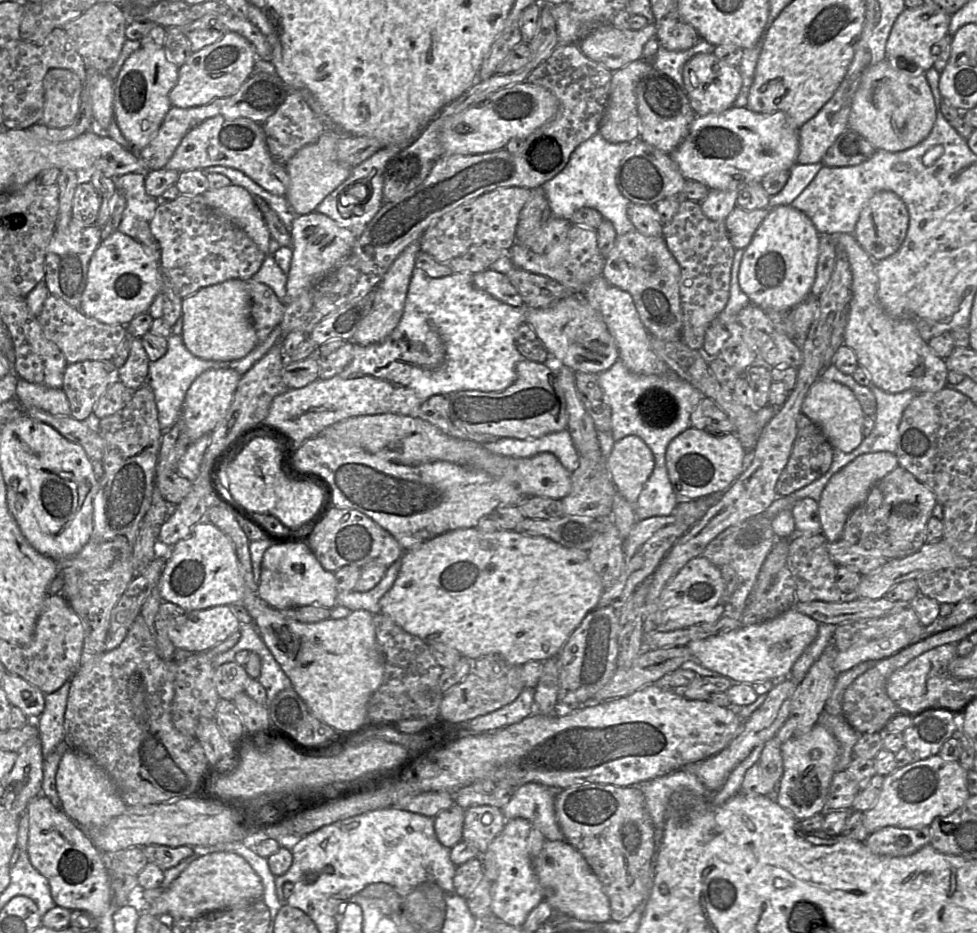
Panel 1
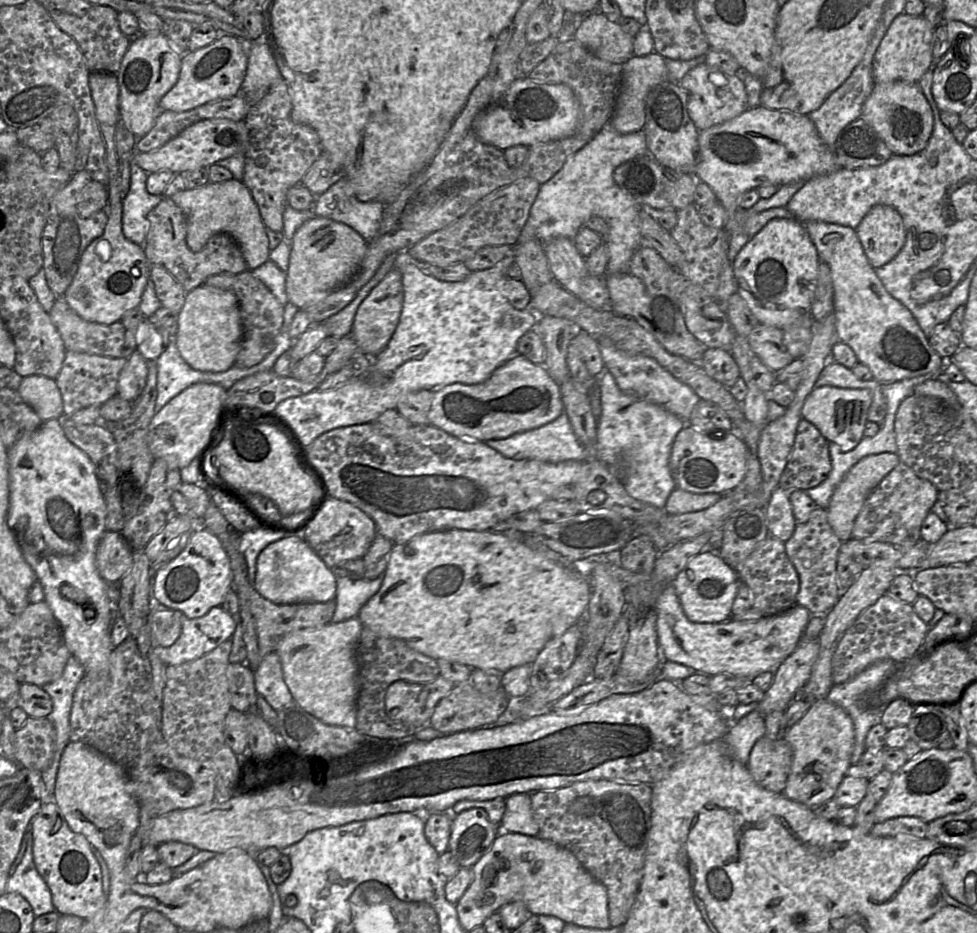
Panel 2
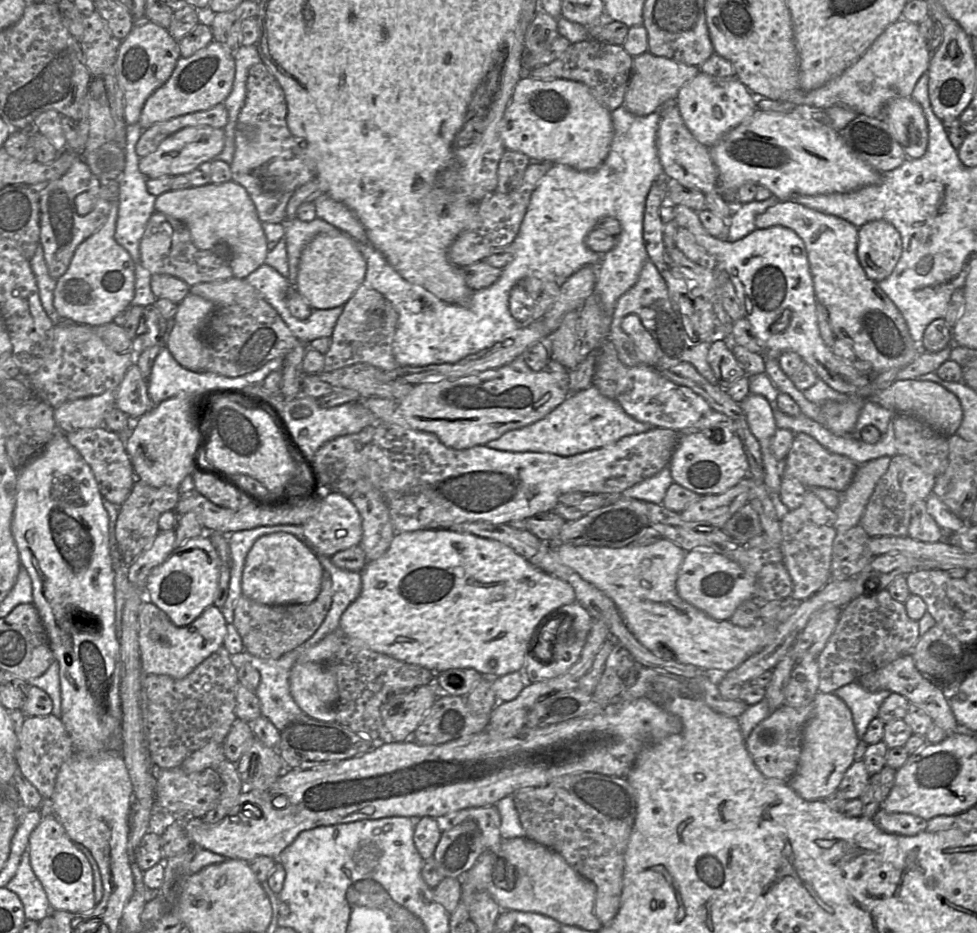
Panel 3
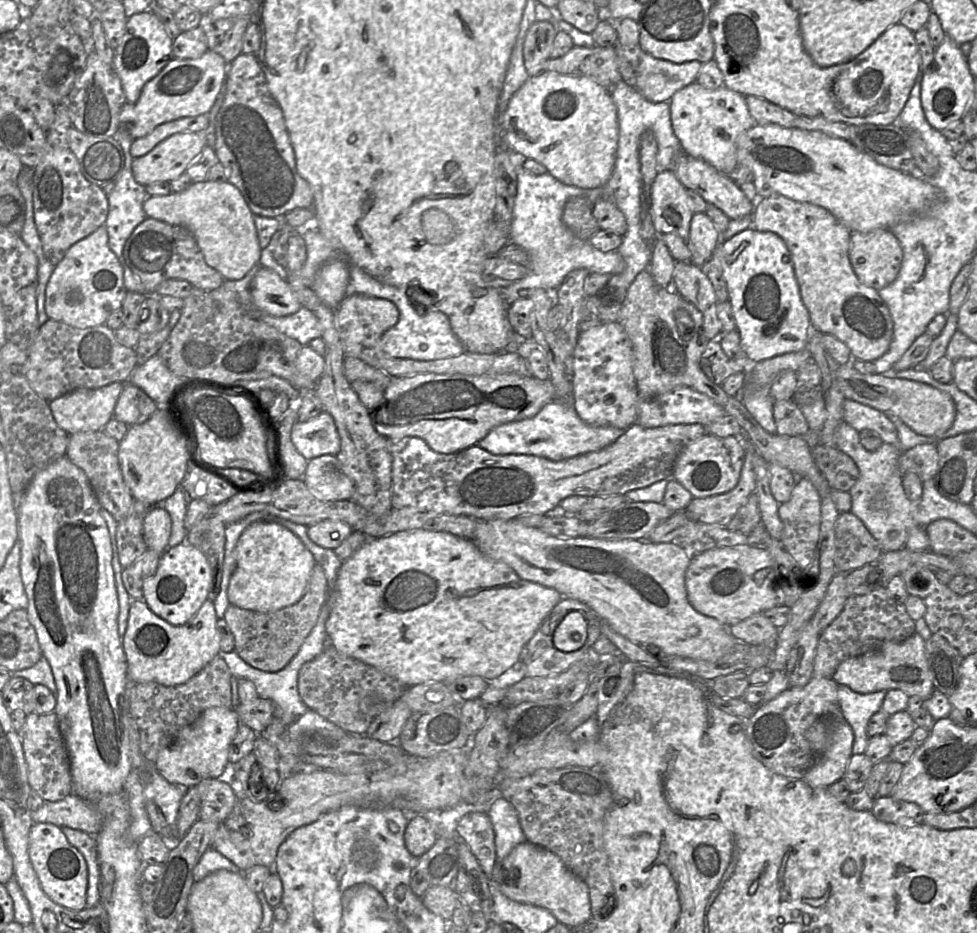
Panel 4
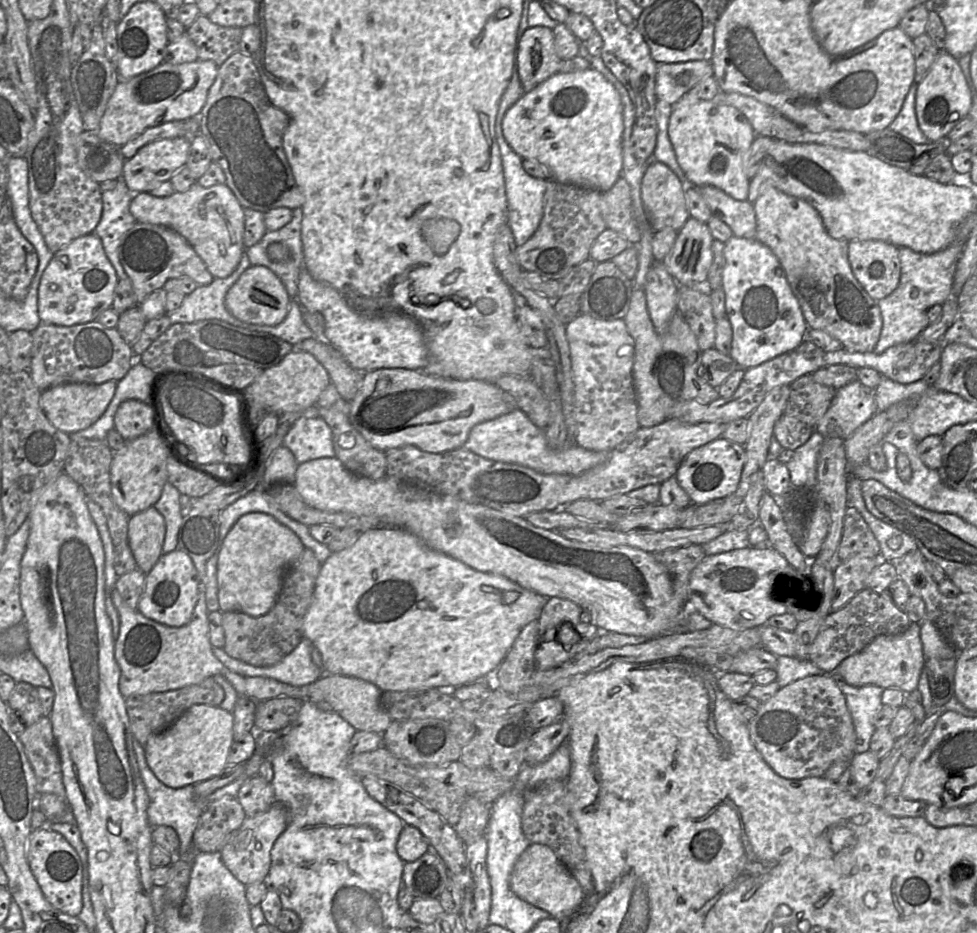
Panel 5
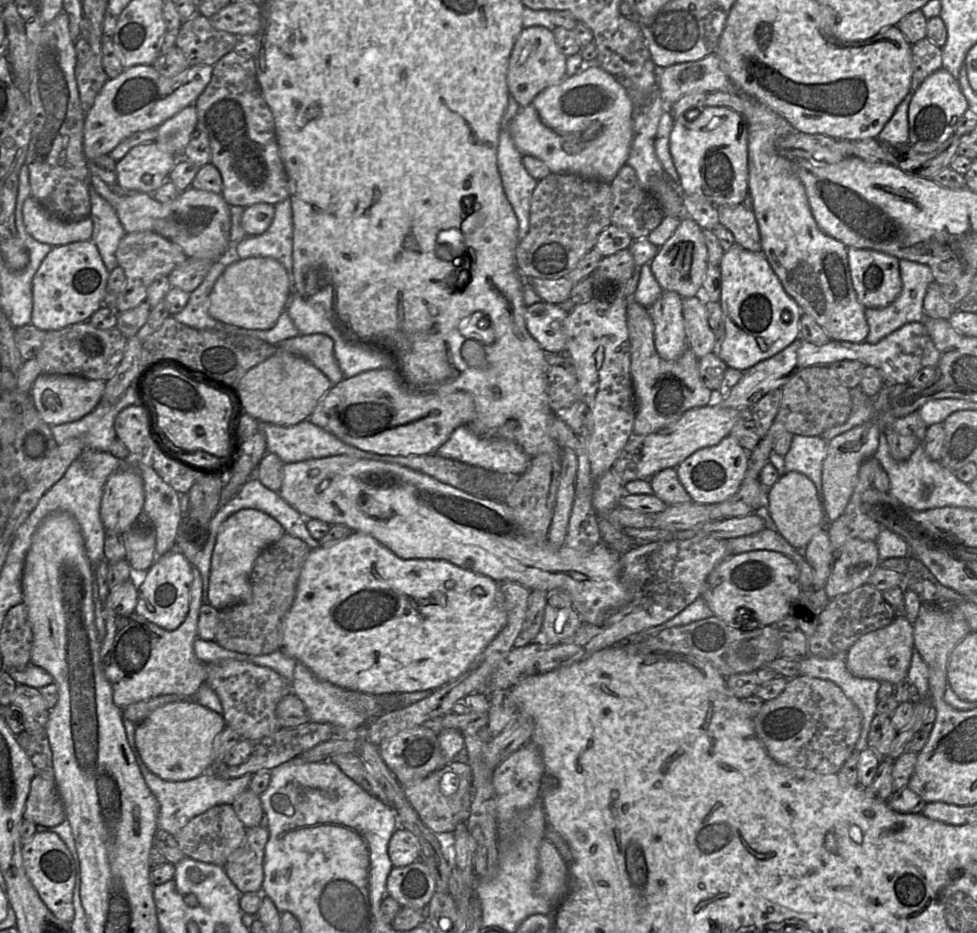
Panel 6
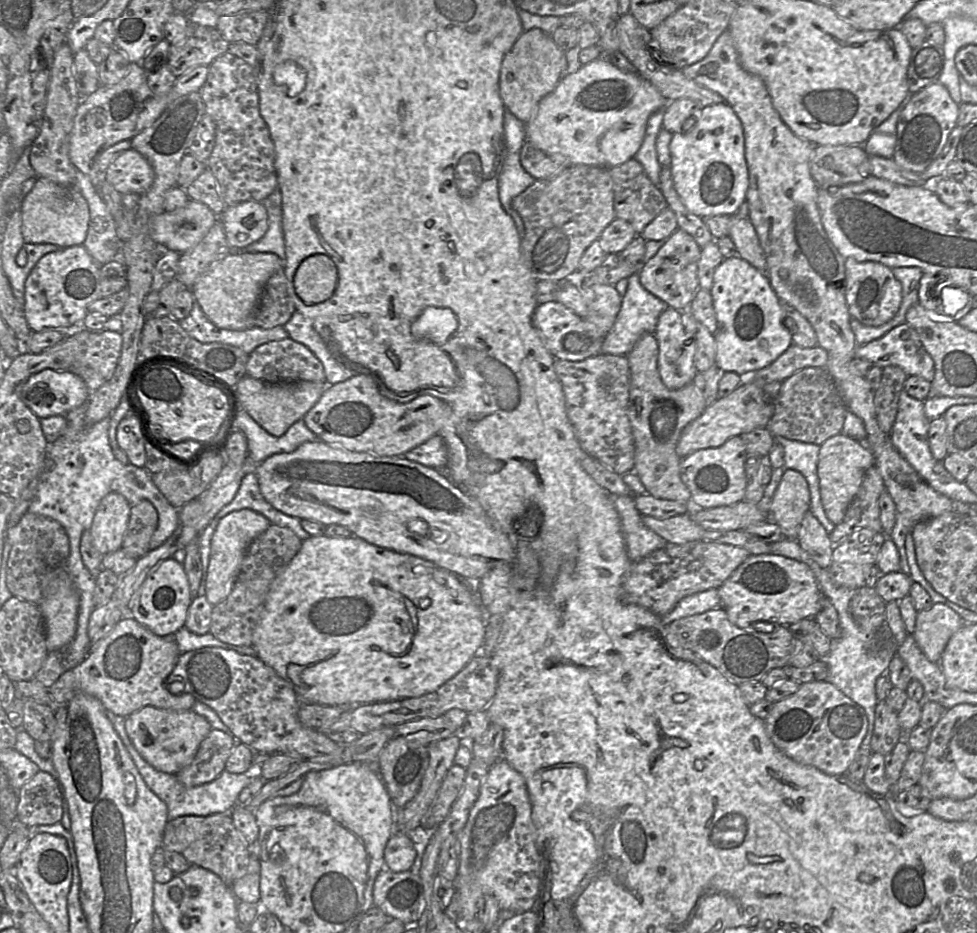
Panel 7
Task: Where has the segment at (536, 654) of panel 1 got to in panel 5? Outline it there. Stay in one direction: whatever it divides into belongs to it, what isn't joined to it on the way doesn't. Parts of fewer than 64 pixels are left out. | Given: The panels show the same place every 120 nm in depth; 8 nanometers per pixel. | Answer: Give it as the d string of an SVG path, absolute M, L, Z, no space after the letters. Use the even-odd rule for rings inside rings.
M374 528L362 531L352 546L331 553L321 564L313 599L304 617L303 636L319 651L326 675L359 678L373 683L383 692L458 687L484 680L486 676L495 674L520 631L529 622L539 619L546 602L547 597L525 589L503 576L474 570L463 562L428 547L416 535L405 529Z

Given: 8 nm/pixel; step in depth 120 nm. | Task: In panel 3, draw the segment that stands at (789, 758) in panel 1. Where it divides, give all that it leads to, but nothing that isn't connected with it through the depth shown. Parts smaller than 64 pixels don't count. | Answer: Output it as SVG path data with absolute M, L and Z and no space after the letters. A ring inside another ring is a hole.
M818 692L812 713L802 733L802 747L797 769L787 780L789 786L808 801L825 799L837 791L846 770L855 761L858 736L847 704L834 692Z

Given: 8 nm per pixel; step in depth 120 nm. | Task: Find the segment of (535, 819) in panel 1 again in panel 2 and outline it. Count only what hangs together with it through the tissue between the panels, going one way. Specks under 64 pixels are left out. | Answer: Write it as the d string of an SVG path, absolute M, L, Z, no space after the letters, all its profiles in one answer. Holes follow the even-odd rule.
M515 793L505 800L506 810L500 823L500 831L538 836L539 825L533 818L530 794Z

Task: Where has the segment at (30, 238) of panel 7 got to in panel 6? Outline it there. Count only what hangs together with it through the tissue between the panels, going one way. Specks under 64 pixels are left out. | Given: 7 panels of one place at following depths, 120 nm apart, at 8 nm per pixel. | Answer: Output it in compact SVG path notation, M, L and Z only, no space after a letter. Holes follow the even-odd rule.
M32 196L25 200L22 212L26 231L39 242L55 247L91 239L91 217L80 221L58 220L49 215Z

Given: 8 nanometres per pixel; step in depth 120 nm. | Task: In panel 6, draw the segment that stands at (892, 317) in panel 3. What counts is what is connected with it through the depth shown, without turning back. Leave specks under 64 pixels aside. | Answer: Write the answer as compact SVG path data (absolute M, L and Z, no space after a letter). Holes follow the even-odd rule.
M747 96L744 118L748 134L749 193L761 237L762 253L787 294L797 302L803 313L814 318L831 340L865 342L869 333L865 316L866 308L858 300L853 287L848 263L848 248L819 228L813 217L805 188L797 176L795 162L779 155L776 151L776 139L792 132L792 126L769 107Z

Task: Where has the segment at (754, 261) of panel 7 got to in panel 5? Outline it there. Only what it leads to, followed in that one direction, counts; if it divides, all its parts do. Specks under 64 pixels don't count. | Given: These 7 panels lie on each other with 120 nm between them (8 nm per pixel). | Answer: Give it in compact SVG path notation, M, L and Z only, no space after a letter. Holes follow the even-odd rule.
M704 185L696 187L712 215L727 224L737 237L755 238L756 215L753 204L748 200L736 200L723 190Z

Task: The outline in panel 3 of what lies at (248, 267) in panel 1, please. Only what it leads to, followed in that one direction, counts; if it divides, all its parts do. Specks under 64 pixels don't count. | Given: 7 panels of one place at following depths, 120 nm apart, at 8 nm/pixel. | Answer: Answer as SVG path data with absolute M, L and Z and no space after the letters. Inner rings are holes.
M154 211L140 242L140 263L153 274L168 274L183 280L189 287L202 282L227 280L233 277L231 252L225 244L200 250L192 242L187 226L169 215Z

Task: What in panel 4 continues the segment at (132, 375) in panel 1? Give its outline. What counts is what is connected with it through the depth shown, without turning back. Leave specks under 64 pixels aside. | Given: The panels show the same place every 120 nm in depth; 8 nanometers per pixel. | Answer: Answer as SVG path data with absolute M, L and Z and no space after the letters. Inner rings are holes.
M122 382L121 394L114 408L114 418L128 426L141 424L158 409L155 402L139 387Z

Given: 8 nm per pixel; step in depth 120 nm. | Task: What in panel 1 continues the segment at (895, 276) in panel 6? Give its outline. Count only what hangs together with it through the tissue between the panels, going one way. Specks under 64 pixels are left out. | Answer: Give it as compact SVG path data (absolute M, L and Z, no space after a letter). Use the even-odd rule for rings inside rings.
M894 192L876 193L864 206L856 224L854 236L875 261L881 261L898 251L909 228L909 213L904 201Z

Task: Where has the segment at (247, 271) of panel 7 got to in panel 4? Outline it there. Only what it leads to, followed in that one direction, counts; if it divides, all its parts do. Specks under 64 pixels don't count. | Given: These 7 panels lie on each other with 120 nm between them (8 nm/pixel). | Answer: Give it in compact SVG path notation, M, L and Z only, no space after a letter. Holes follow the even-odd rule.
M261 267L250 284L254 305L273 317L294 314L302 306L288 282L272 269Z

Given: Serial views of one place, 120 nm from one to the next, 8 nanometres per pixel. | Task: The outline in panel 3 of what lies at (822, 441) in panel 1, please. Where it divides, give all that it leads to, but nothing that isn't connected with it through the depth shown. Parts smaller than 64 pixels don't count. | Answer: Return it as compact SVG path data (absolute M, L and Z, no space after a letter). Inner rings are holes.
M798 433L795 434L789 453L783 462L783 477L794 479L808 489L825 487L844 492L857 468L858 465L848 457L828 451L808 434Z

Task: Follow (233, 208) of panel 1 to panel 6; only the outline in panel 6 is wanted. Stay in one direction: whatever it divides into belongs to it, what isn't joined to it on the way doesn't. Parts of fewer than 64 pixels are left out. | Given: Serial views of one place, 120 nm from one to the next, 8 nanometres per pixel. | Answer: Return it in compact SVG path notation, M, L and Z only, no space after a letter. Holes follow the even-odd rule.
M91 175L90 182L95 191L108 201L115 209L126 233L154 232L181 247L188 258L218 261L230 246L231 213L221 193L188 188L169 203L160 203L148 193L137 193L133 196L121 197L113 193L110 187L98 176Z

